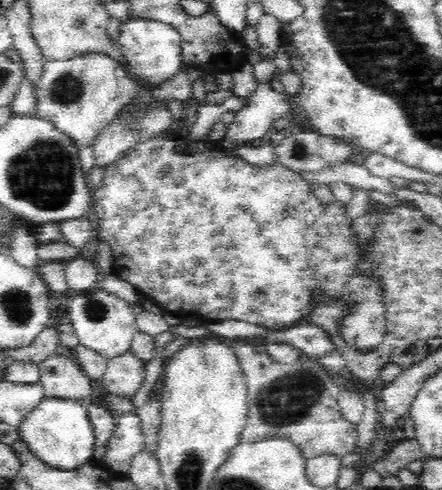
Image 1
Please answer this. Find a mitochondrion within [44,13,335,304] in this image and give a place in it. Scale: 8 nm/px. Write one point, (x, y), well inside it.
(68, 88)

